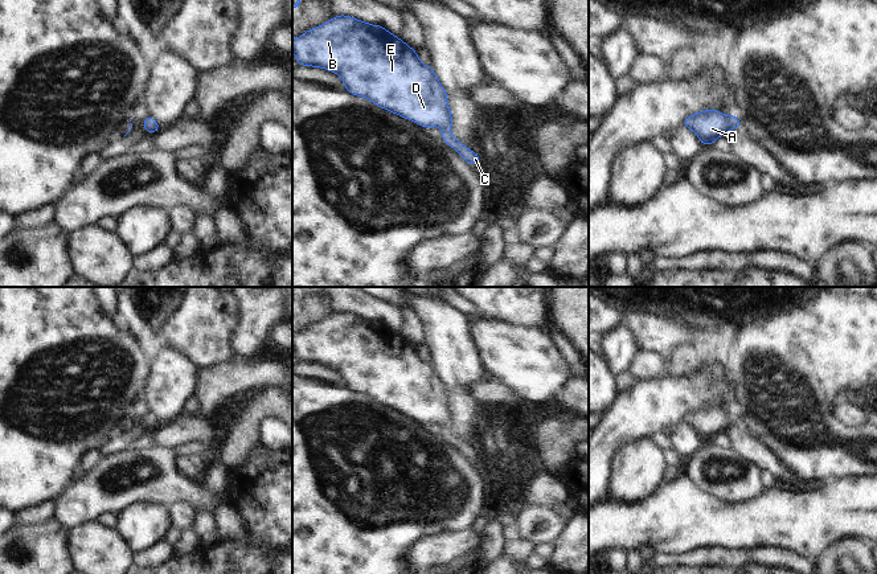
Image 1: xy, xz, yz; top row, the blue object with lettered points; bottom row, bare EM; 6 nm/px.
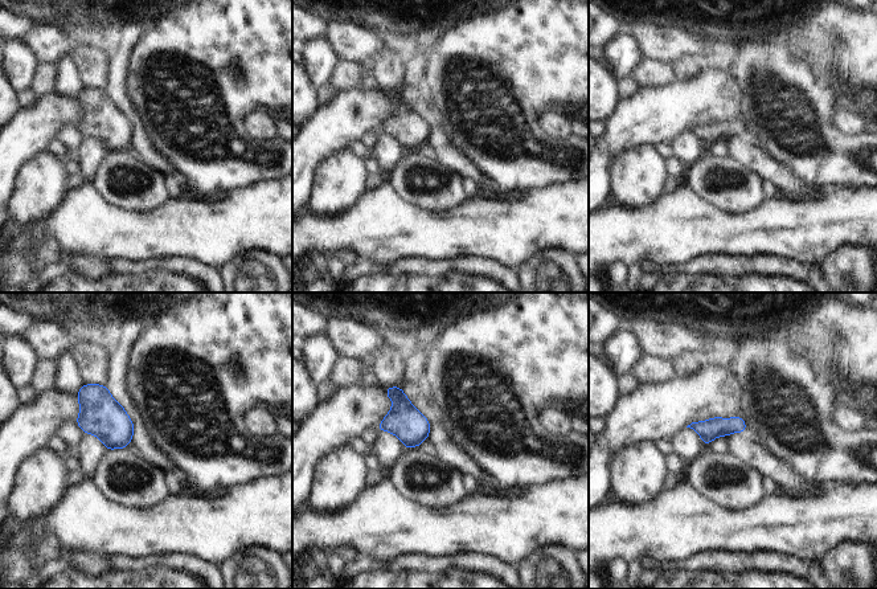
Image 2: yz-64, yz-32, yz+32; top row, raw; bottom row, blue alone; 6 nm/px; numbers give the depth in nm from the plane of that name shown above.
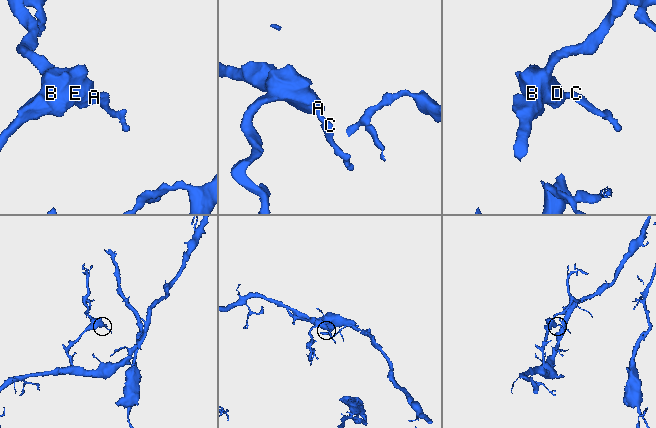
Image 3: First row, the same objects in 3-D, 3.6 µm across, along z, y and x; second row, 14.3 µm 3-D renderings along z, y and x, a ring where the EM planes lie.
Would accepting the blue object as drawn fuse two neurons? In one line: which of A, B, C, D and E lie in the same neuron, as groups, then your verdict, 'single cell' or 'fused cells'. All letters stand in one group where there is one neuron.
A B C D E | single cell

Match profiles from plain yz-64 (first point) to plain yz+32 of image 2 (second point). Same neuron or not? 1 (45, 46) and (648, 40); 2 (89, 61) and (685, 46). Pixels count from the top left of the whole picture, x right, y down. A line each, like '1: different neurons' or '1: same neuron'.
1: same neuron
2: different neurons

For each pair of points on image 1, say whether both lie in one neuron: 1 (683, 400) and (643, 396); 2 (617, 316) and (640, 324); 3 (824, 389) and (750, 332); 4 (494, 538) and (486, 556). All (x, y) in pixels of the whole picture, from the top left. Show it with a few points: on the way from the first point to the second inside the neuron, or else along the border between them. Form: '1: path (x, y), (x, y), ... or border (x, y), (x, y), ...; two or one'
1: path (673, 400), (652, 400); one
2: border (625, 315), (622, 323); two
3: path (806, 370), (769, 351); one
4: path (494, 542), (494, 548), (490, 552); one

